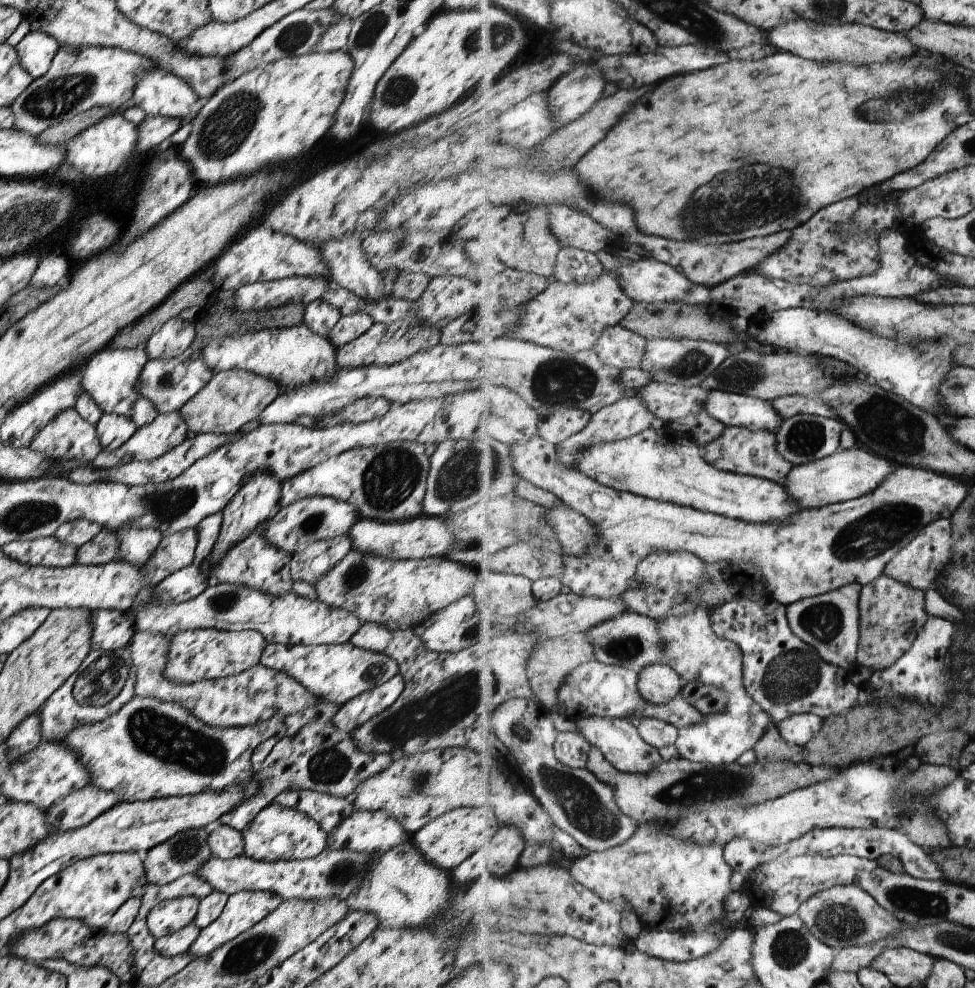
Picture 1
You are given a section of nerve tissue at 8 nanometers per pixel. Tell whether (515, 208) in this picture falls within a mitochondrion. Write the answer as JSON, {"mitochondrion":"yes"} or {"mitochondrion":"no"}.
{"mitochondrion":"no"}

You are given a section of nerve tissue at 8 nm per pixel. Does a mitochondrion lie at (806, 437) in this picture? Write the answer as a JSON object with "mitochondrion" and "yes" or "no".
{"mitochondrion":"yes"}

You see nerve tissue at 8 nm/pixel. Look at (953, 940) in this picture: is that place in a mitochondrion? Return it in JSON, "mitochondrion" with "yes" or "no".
{"mitochondrion":"yes"}

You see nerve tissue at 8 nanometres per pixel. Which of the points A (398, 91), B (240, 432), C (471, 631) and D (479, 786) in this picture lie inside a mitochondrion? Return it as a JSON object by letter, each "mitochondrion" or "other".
{"A":"mitochondrion","B":"other","C":"mitochondrion","D":"other"}

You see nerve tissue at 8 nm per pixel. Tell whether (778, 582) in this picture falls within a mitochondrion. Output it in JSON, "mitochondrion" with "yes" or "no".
{"mitochondrion":"no"}

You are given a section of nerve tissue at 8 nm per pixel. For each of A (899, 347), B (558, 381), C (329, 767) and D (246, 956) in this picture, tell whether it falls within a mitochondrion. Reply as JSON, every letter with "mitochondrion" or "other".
{"A":"mitochondrion","B":"mitochondrion","C":"mitochondrion","D":"mitochondrion"}

